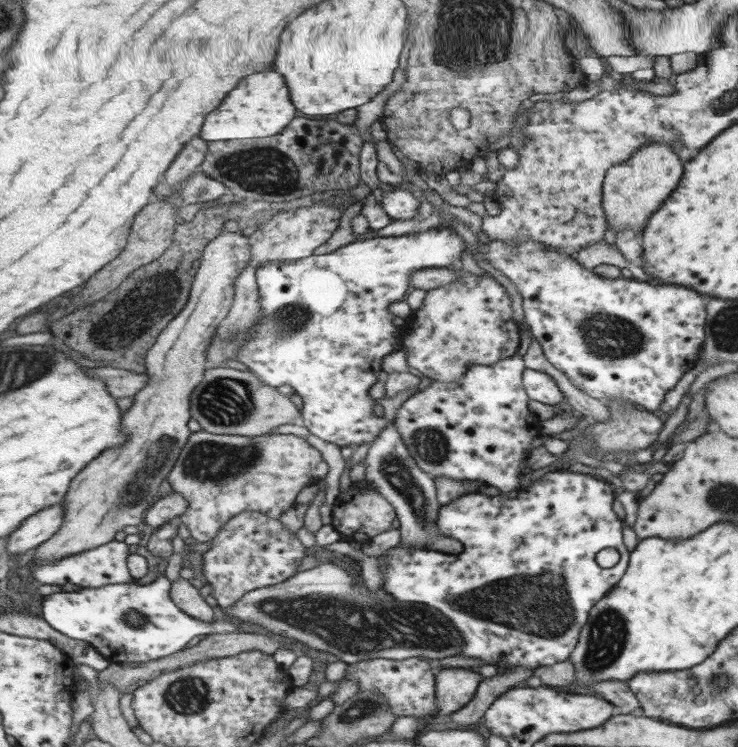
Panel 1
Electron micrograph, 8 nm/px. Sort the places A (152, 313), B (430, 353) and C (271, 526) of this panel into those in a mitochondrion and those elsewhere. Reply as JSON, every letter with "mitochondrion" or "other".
{"A":"mitochondrion","B":"other","C":"other"}

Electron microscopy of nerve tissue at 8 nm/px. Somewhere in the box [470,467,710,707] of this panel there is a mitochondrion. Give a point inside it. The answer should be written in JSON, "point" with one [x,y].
{"point":[606,640]}

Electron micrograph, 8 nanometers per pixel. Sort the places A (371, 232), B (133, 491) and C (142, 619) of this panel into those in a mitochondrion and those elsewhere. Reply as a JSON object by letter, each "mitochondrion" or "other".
{"A":"other","B":"mitochondrion","C":"other"}

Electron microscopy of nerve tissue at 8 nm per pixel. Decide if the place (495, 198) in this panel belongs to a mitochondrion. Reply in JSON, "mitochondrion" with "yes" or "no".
{"mitochondrion":"no"}

